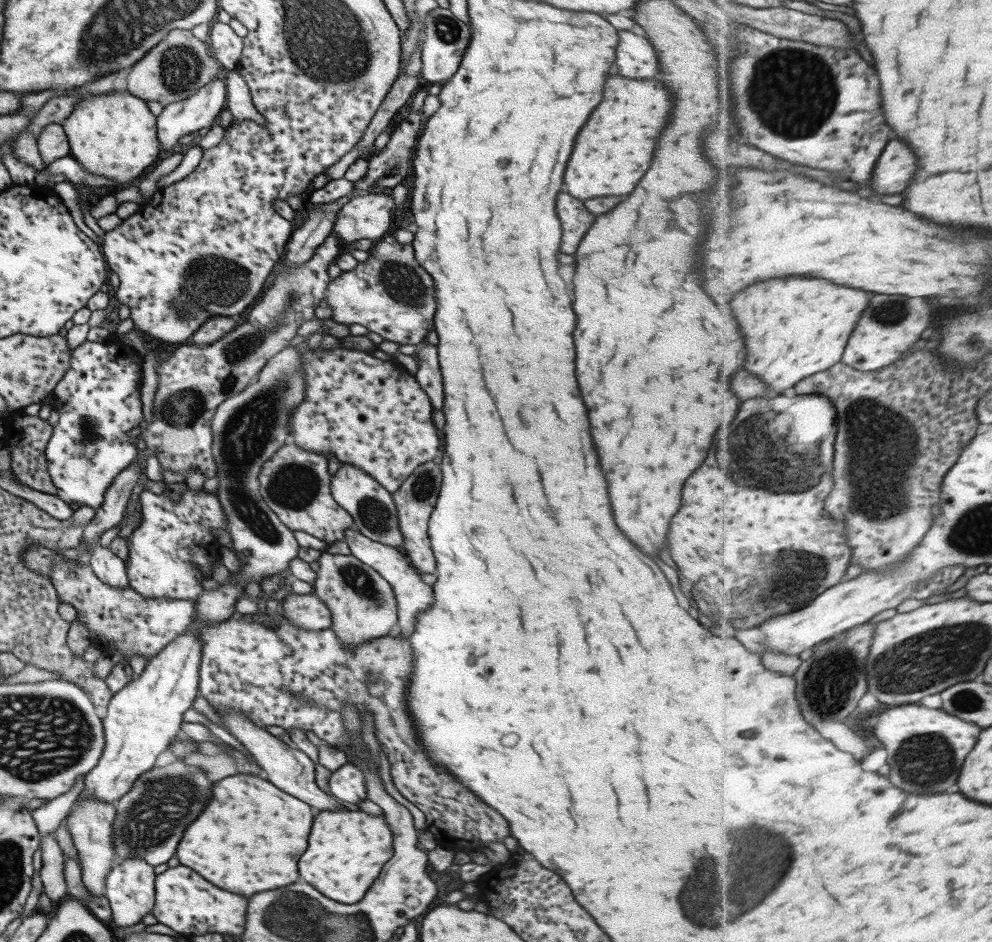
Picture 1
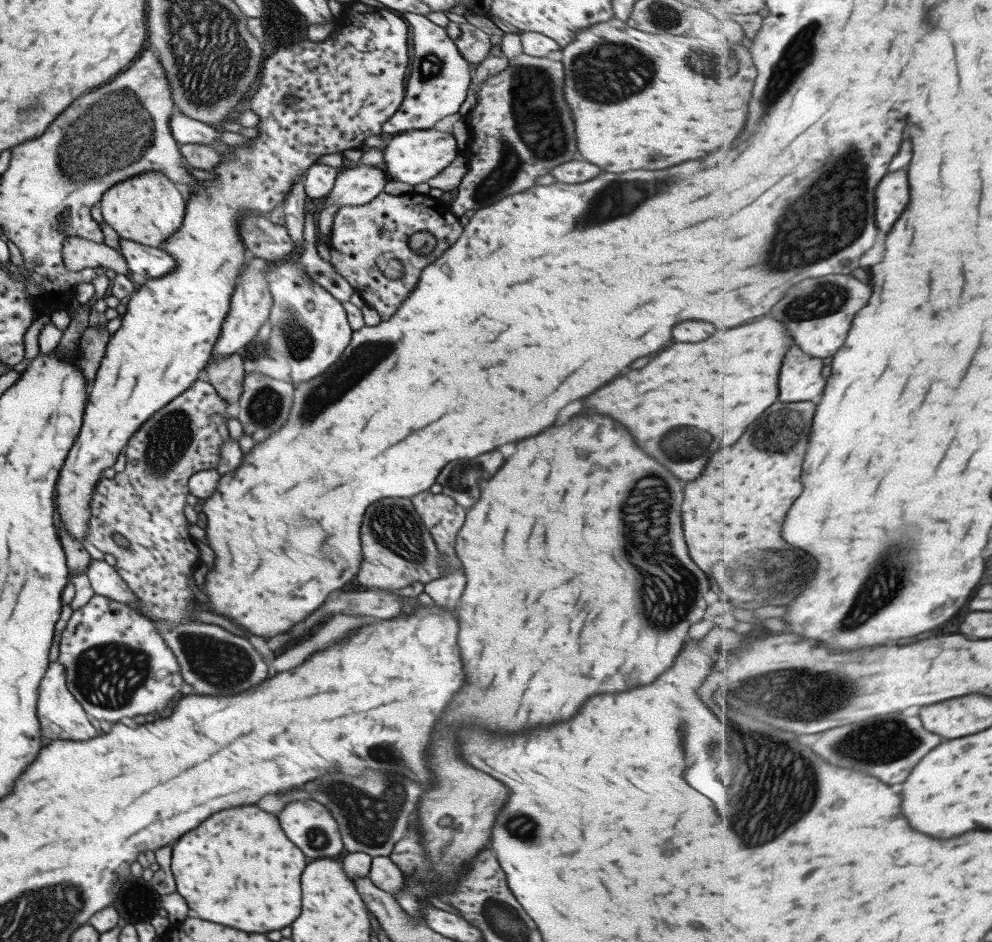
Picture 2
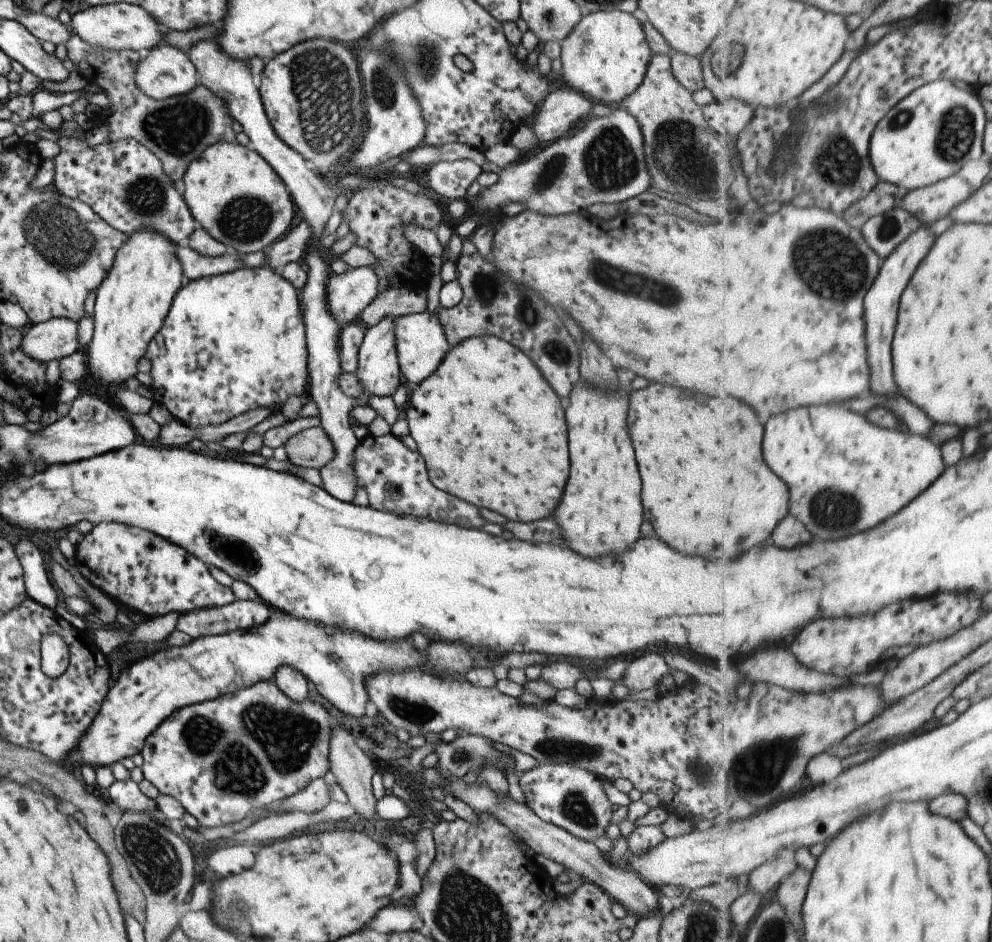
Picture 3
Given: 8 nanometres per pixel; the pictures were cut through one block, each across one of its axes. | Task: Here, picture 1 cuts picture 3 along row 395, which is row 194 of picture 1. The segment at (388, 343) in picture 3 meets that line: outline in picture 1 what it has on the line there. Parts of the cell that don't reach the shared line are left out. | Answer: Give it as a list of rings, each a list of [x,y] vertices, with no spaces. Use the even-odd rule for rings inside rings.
[[[386,192],[354,196],[338,210],[332,233],[336,233],[347,248],[352,248],[352,243],[361,238],[376,242],[390,230],[394,208],[394,197]]]

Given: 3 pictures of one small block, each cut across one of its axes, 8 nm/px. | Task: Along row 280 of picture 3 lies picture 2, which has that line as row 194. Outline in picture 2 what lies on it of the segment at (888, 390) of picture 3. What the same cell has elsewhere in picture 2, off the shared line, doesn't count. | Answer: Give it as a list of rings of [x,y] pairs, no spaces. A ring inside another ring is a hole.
[[[908,170],[890,171],[879,185],[876,198],[879,230],[888,234],[912,202]]]

